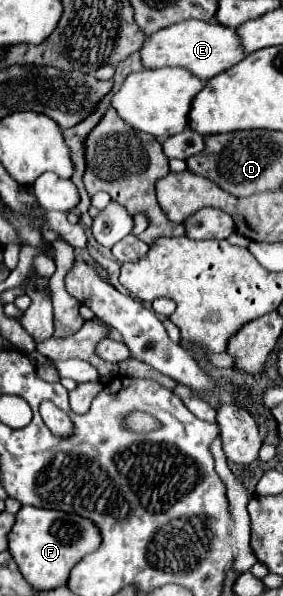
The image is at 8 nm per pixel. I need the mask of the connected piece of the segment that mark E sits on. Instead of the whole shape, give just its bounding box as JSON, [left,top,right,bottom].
[141,21,245,81]

